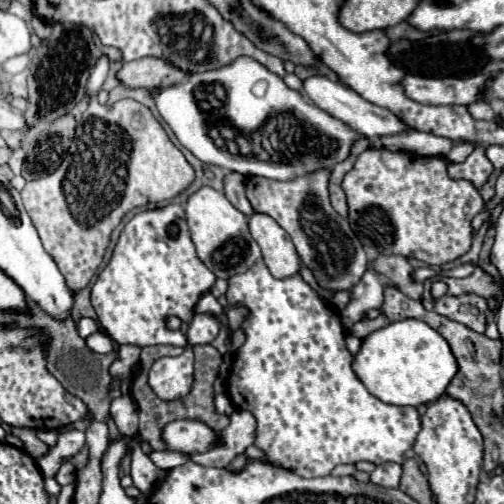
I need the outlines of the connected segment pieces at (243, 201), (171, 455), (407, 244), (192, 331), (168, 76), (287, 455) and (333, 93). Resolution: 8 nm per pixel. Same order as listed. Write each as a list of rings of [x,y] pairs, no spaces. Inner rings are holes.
[[[229,173],[225,177],[225,195],[233,203],[233,207],[237,207],[245,217],[253,215],[253,207],[249,199],[245,197],[245,177],[243,175]]]
[[[153,451],[149,455],[153,459],[153,463],[159,467],[159,469],[173,469],[177,465],[183,465],[189,461],[189,455],[185,453],[179,453],[179,451]]]
[[[365,149],[353,169],[345,175],[341,183],[347,205],[349,223],[359,241],[363,243],[369,257],[381,255],[401,255],[415,257],[429,265],[445,265],[463,257],[471,247],[471,219],[483,209],[483,199],[479,191],[469,181],[451,181],[447,177],[447,167],[441,157],[419,157],[413,153],[393,153],[387,149]]]
[[[197,313],[193,323],[187,329],[187,339],[191,345],[199,343],[211,343],[217,333],[219,333],[221,319],[217,315],[207,315],[207,313]]]
[[[143,57],[131,63],[125,63],[119,71],[119,81],[125,87],[163,87],[163,85],[175,85],[189,77],[191,71],[183,71],[173,67],[171,63],[157,59],[157,57]]]
[[[259,259],[247,273],[241,273],[241,275],[235,275],[229,279],[229,289],[227,289],[227,301],[229,305],[235,305],[235,303],[241,303],[245,307],[249,307],[251,315],[245,319],[245,323],[241,325],[247,333],[247,341],[243,343],[243,347],[235,353],[235,361],[233,361],[233,367],[231,367],[231,375],[229,375],[229,381],[227,381],[227,393],[235,405],[235,409],[247,409],[255,415],[257,419],[257,441],[255,445],[259,449],[263,449],[269,457],[271,463],[279,463],[287,469],[293,469],[297,475],[301,477],[323,477],[323,475],[329,475],[331,469],[335,465],[341,465],[341,463],[357,463],[357,461],[369,461],[369,463],[375,463],[375,465],[383,465],[383,463],[401,463],[405,459],[405,453],[413,447],[415,443],[415,437],[421,429],[419,421],[419,413],[415,407],[397,407],[397,405],[387,405],[383,401],[379,401],[377,397],[373,397],[365,385],[355,377],[353,369],[351,369],[351,361],[353,361],[353,355],[347,351],[347,345],[345,345],[345,329],[339,321],[339,315],[335,309],[327,307],[319,295],[301,279],[301,275],[295,275],[295,277],[287,277],[287,279],[275,279],[271,277],[267,265]]]
[[[311,75],[303,81],[303,89],[307,93],[307,97],[321,109],[325,109],[327,113],[331,113],[333,117],[339,117],[341,121],[347,121],[347,125],[351,125],[351,129],[355,129],[357,133],[363,133],[365,137],[381,137],[381,135],[397,135],[401,131],[405,131],[403,121],[399,121],[399,117],[395,117],[395,113],[391,113],[389,109],[371,105],[369,101],[365,101],[363,97],[359,97],[355,91],[347,89],[343,83],[339,81],[331,81],[323,75]]]

